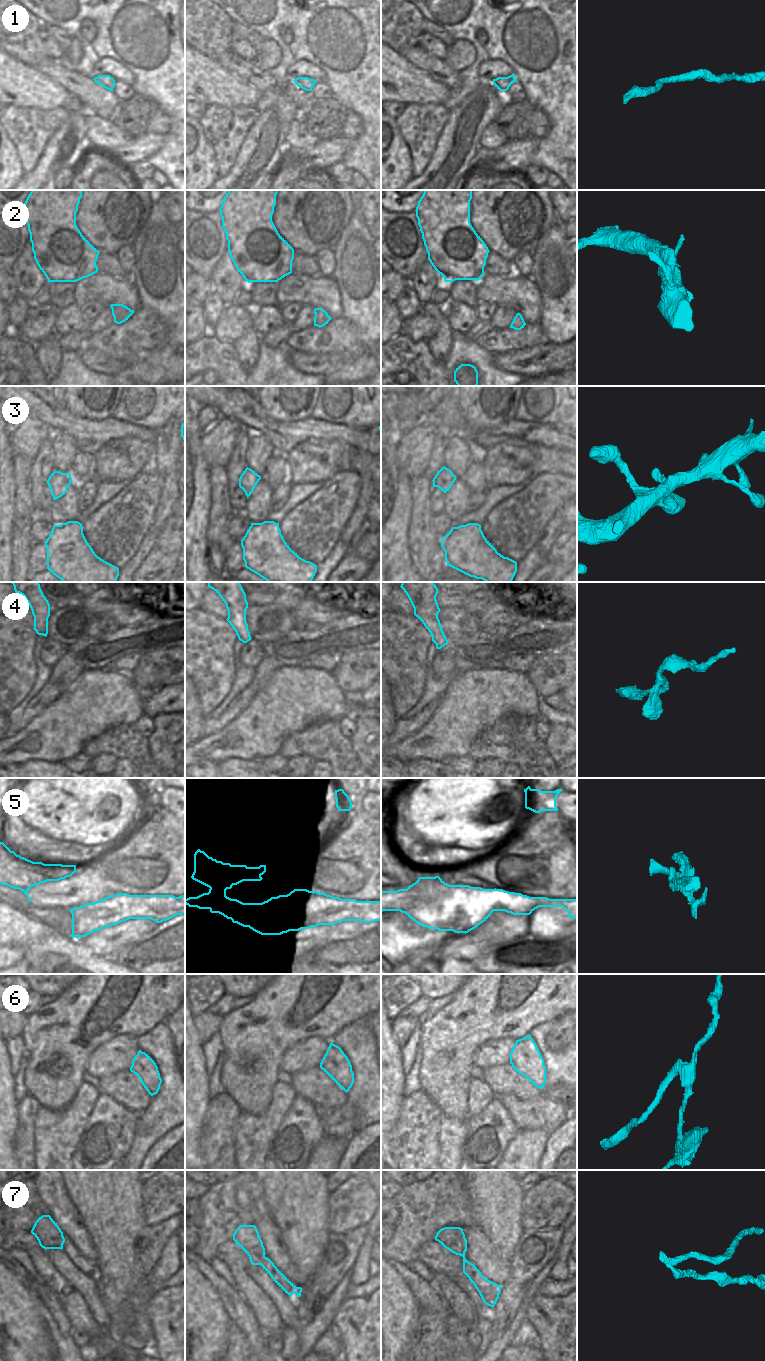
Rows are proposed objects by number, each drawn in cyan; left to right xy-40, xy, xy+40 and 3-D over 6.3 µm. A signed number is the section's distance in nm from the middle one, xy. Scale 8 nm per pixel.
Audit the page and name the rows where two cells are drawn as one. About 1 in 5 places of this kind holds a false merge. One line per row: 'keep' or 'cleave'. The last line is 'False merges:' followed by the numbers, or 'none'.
1: keep
2: keep
3: keep
4: keep
5: cleave
6: cleave
7: cleave
False merges: 5, 6, 7

